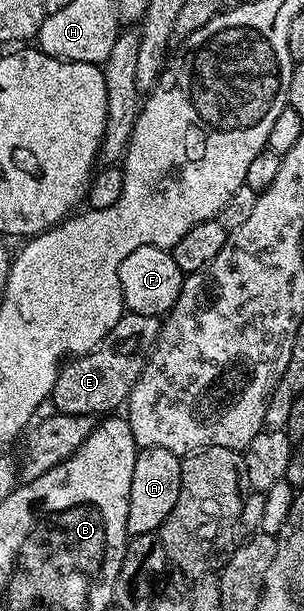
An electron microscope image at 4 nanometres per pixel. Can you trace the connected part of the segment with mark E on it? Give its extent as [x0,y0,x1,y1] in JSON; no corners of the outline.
[51,311,158,416]

